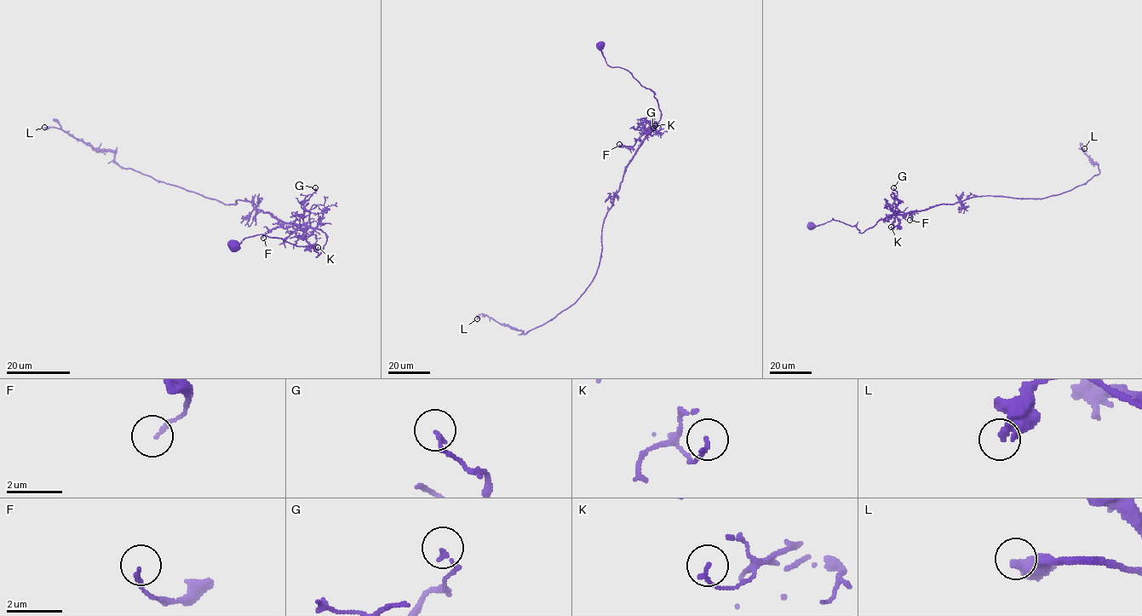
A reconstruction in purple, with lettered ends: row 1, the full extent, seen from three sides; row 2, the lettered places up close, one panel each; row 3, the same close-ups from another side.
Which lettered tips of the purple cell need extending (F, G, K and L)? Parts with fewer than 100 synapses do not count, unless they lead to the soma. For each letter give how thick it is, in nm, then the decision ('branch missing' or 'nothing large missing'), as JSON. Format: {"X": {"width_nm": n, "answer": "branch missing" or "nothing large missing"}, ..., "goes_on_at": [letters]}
{"F": {"width_nm": 140, "answer": "nothing large missing"}, "G": {"width_nm": 160, "answer": "nothing large missing"}, "K": {"width_nm": 130, "answer": "nothing large missing"}, "L": {"width_nm": 360, "answer": "nothing large missing"}, "goes_on_at": []}

